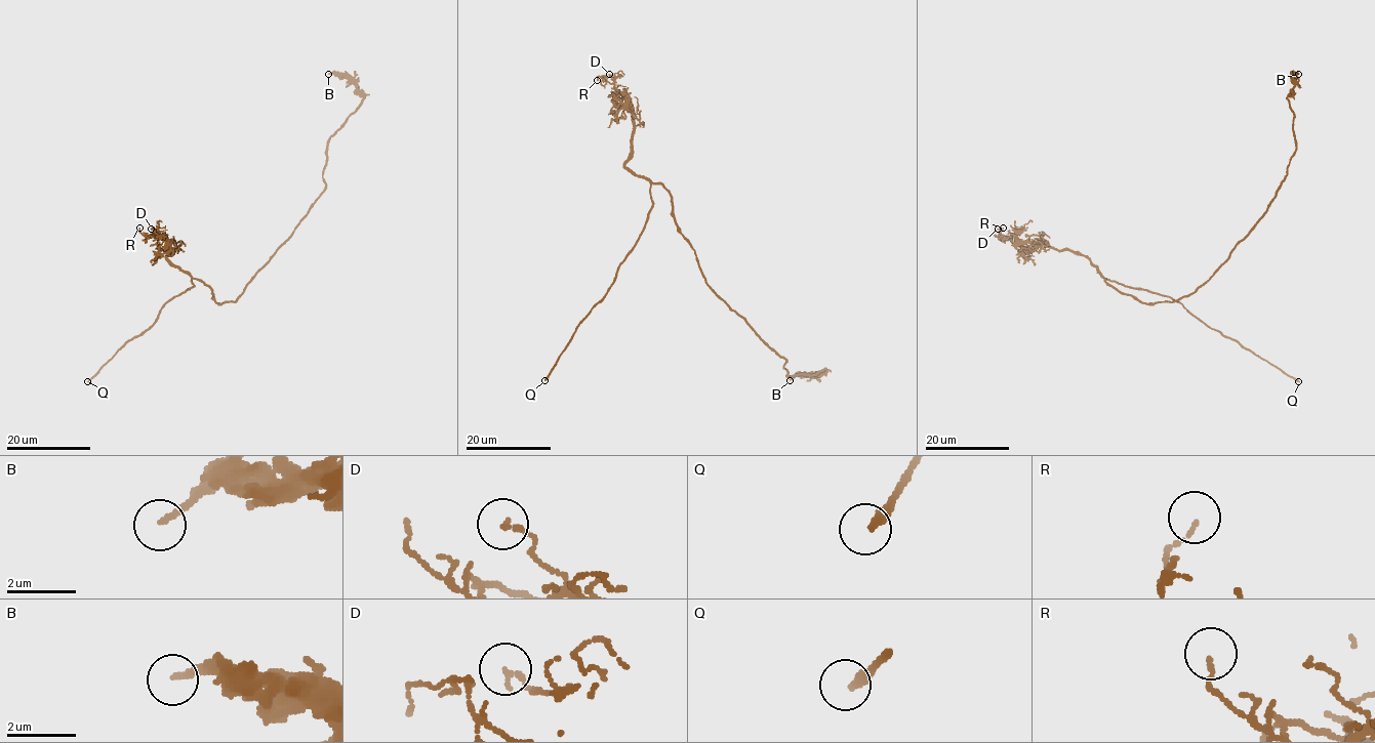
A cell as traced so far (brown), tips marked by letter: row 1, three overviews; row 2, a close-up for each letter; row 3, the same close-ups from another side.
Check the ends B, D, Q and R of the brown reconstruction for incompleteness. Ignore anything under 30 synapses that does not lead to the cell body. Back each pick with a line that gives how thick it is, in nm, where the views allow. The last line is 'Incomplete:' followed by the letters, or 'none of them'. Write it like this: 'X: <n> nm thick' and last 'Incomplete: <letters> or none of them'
Q: 300 nm thick
Incomplete: Q

